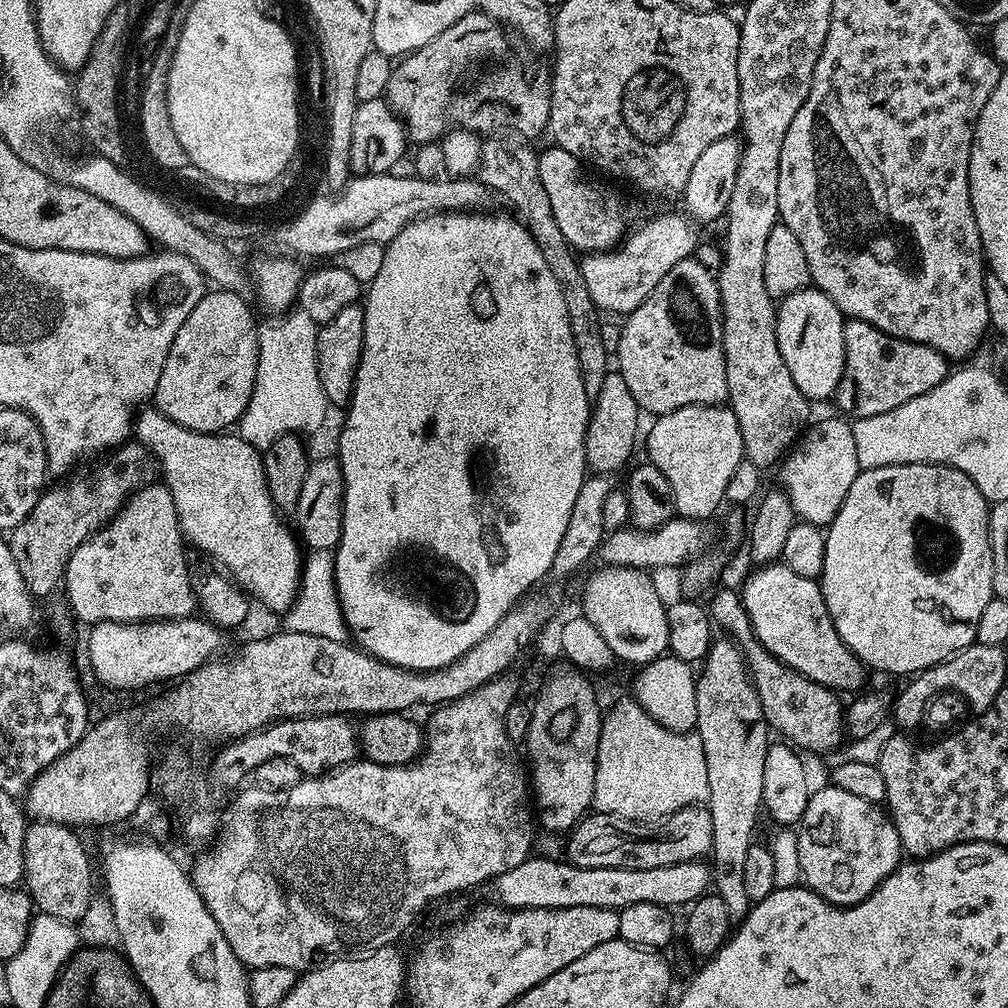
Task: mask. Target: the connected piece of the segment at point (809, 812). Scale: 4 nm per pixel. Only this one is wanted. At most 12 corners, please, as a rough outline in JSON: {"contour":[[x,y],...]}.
{"contour":[[818,787],[798,823],[803,883],[862,902],[902,863],[879,804]]}

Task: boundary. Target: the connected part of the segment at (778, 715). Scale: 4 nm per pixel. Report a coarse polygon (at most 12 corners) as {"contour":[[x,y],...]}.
{"contour":[[718,589],[713,625],[743,652],[769,729],[827,754],[846,736],[832,689],[758,643],[741,593]]}

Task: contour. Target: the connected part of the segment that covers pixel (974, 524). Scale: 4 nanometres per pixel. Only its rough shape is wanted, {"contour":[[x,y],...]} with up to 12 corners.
{"contour":[[962,470],[857,474],[818,583],[869,669],[925,672],[994,599]]}

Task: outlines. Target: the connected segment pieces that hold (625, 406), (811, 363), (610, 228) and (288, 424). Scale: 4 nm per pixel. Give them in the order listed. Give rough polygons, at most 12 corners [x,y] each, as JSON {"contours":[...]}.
{"contours":[[[608,371],[594,393],[584,462],[613,474],[638,448],[642,409]],[[815,286],[776,304],[776,337],[809,402],[835,397],[845,319]],[[539,153],[554,222],[580,254],[615,248],[630,228],[619,194],[581,161]],[[310,314],[256,330],[258,366],[238,435],[257,450],[330,411]]]}

